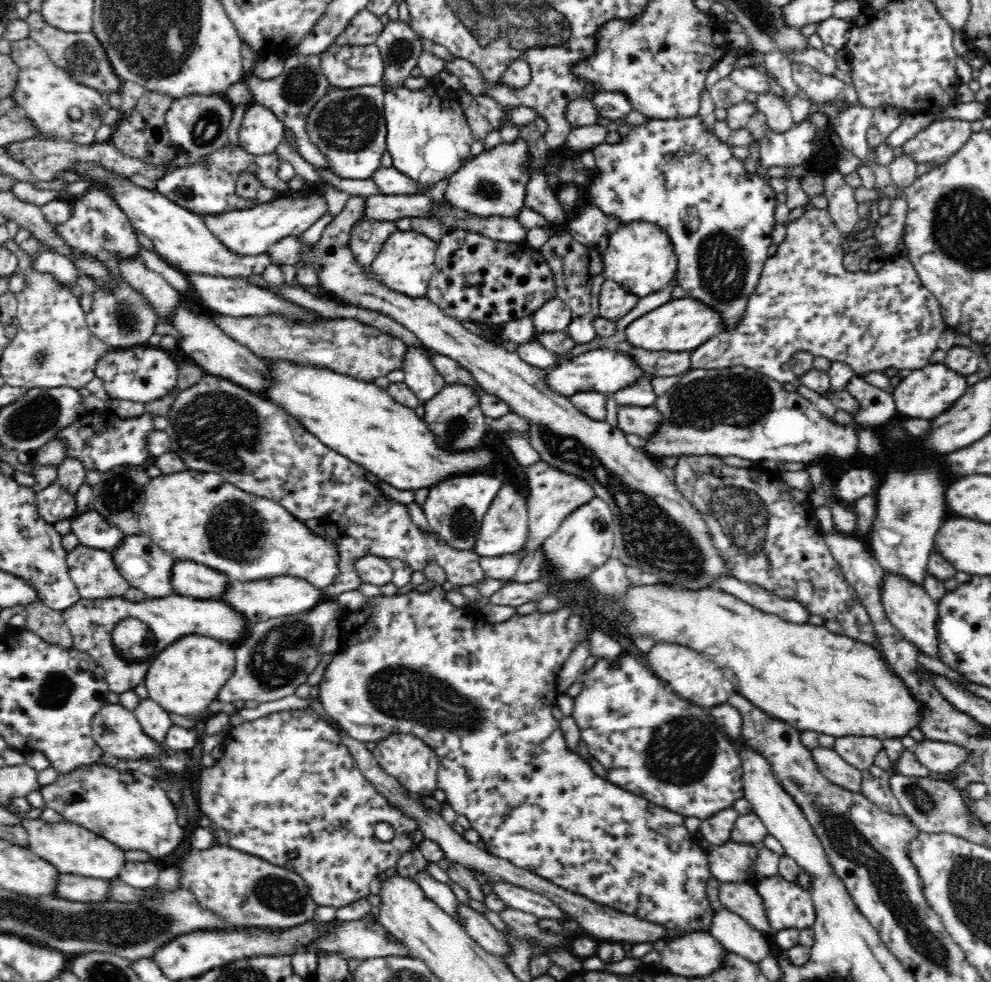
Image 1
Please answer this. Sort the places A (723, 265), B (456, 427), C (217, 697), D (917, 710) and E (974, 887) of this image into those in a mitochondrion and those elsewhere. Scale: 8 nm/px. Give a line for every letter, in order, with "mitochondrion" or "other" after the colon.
A: mitochondrion
B: mitochondrion
C: other
D: other
E: mitochondrion

